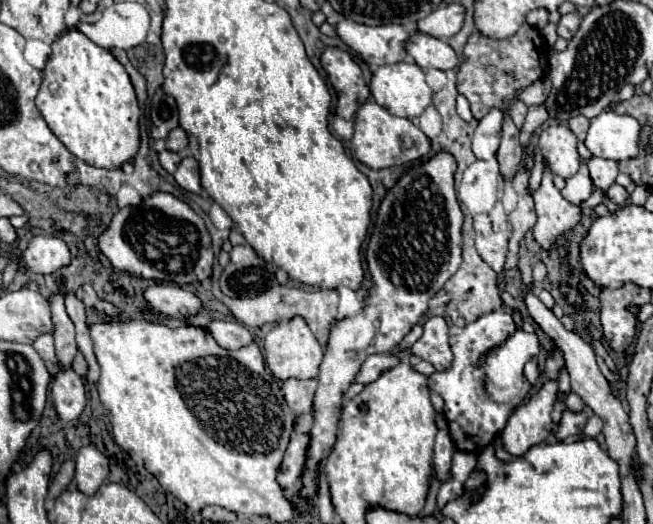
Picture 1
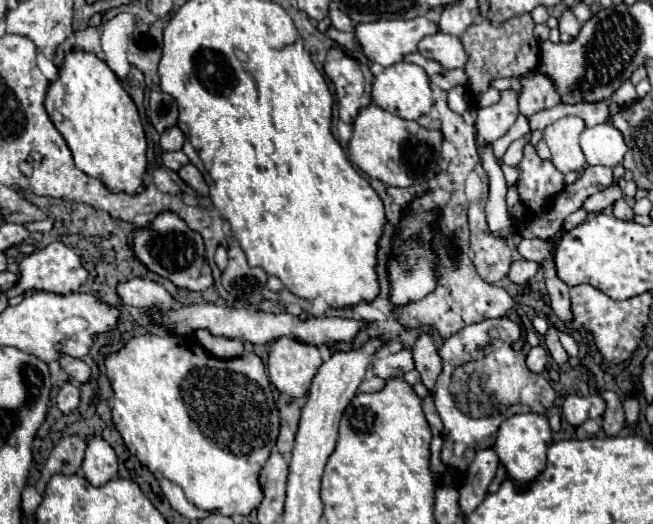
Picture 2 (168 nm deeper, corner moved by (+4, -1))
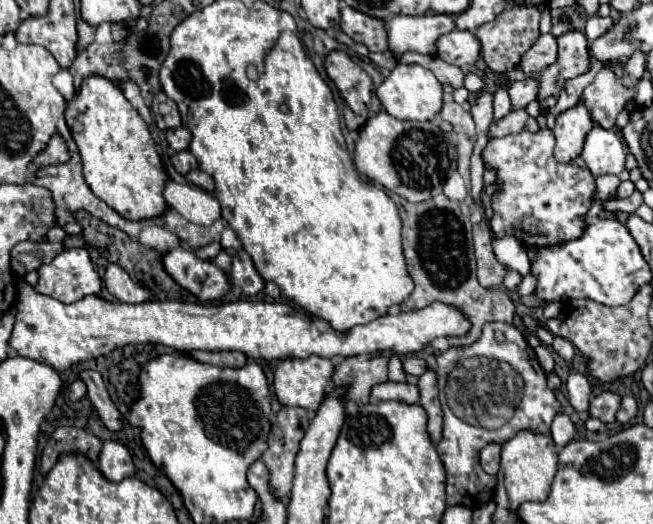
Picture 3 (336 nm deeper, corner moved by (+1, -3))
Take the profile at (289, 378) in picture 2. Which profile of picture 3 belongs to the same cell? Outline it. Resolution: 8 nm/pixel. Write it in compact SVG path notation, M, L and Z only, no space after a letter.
M321 356L279 360L275 366L275 394L283 406L301 406L317 412L333 378L333 362Z

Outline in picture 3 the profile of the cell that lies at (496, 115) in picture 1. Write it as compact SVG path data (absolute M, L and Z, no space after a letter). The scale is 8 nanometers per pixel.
M529 76L529 78L521 80L521 82L513 82L511 88L509 88L513 110L525 108L531 100L537 98L537 92L539 92L539 82L537 82L535 76Z

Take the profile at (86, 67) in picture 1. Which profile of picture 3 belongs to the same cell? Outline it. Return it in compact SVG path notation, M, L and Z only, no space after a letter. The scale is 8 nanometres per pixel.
M89 76L87 80L83 80L79 92L75 94L75 100L67 102L65 120L67 120L67 126L73 134L73 140L79 148L79 154L83 160L85 182L89 184L91 192L97 198L101 198L107 206L111 206L123 218L133 220L133 222L145 220L145 218L157 218L167 210L167 202L163 198L163 188L165 188L169 176L163 168L163 160L155 150L155 142L149 134L147 124L133 110L131 102L123 96L123 92L113 82L109 82L107 78L101 78L101 76Z

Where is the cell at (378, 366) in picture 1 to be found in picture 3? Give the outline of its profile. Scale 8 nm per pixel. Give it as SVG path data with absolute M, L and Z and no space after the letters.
M409 356L409 358L405 358L403 368L405 368L405 372L407 372L407 374L421 376L421 374L427 370L427 362L425 362L425 360L421 360L421 358L417 358L417 356Z

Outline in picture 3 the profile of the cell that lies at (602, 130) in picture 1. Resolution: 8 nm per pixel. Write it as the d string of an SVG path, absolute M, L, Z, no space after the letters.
M595 126L585 140L581 152L587 168L593 176L621 174L625 168L625 146L615 130Z

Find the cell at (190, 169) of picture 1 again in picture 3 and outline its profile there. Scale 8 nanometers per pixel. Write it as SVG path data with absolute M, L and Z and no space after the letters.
M191 170L185 178L187 178L187 182L203 188L205 192L213 192L213 180L211 180L211 176L207 176L203 170Z

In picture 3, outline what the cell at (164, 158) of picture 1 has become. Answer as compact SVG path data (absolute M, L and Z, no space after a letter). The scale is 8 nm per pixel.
M189 150L177 152L177 154L171 158L171 162L173 162L175 170L177 170L179 174L183 174L183 176L185 176L189 170L197 168L197 160L195 160L195 156L193 156Z

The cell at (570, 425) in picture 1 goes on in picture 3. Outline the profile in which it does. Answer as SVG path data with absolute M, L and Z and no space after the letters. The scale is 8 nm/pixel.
M601 392L591 400L589 416L599 418L601 422L615 422L615 414L621 406L621 396L615 392Z

